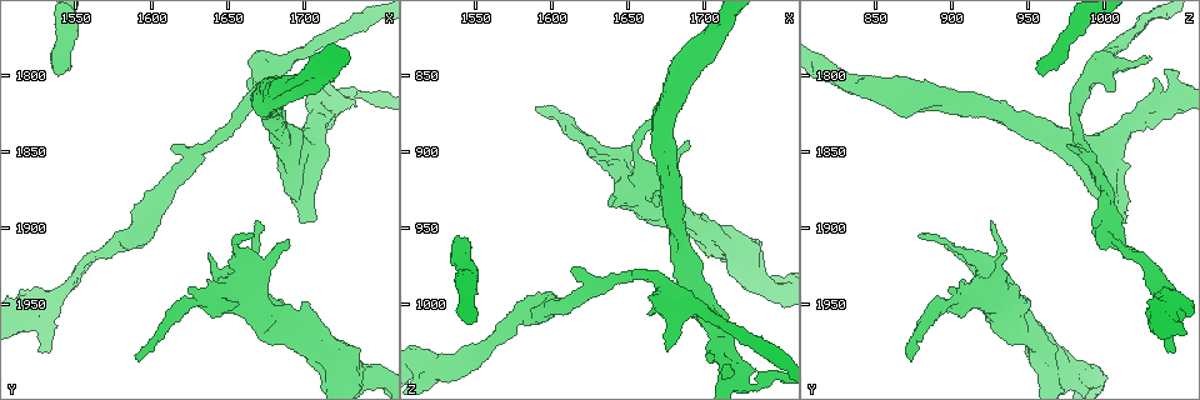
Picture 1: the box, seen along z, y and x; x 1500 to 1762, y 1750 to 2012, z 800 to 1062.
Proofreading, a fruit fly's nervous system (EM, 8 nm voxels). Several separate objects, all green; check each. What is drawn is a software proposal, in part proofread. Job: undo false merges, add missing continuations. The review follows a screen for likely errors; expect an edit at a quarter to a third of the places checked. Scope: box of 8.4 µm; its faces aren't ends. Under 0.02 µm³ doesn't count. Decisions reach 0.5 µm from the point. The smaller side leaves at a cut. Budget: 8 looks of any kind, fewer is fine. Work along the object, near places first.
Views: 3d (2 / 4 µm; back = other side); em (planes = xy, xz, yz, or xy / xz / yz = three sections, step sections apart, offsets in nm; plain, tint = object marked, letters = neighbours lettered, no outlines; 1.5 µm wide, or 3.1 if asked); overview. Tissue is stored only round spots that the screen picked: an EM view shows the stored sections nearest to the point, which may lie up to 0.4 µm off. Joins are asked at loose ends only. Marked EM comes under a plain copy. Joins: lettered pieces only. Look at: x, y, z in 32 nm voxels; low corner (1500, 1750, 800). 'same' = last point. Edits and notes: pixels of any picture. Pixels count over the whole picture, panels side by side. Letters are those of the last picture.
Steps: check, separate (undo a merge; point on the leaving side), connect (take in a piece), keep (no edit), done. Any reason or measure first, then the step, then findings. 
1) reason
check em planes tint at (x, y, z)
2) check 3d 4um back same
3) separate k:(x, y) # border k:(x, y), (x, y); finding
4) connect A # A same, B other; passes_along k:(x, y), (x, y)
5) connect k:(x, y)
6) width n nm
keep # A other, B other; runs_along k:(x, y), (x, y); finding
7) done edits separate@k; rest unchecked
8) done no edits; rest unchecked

an open end
check 3d 2um at (1670, 1894, 924)

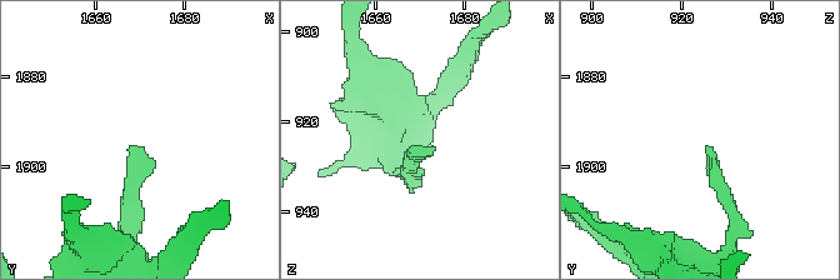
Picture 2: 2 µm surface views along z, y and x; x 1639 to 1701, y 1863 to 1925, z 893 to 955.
now the EM
check em planes letters at (1669, 1895, 926)

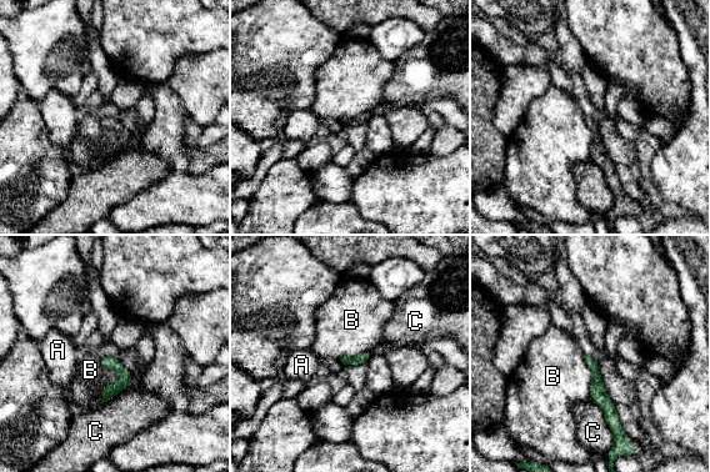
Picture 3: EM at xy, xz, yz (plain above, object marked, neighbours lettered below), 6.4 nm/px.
longest_contact C 300 nm
keep # A other, B other, C other; runs_along 3:(589, 360), (616, 425); no lettered piece goes on from it

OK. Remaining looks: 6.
an open end
check em yz step 8 tint at (1536, 1798, 960)

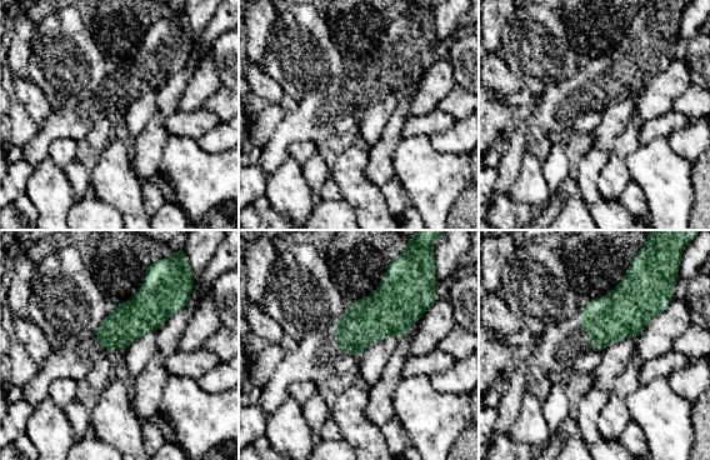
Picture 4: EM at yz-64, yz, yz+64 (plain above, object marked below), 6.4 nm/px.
check em planes tint same

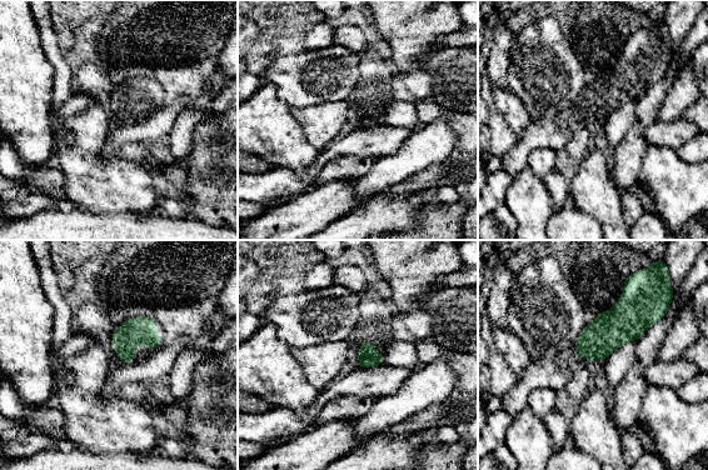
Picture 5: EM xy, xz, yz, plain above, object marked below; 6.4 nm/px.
check em planes letters same

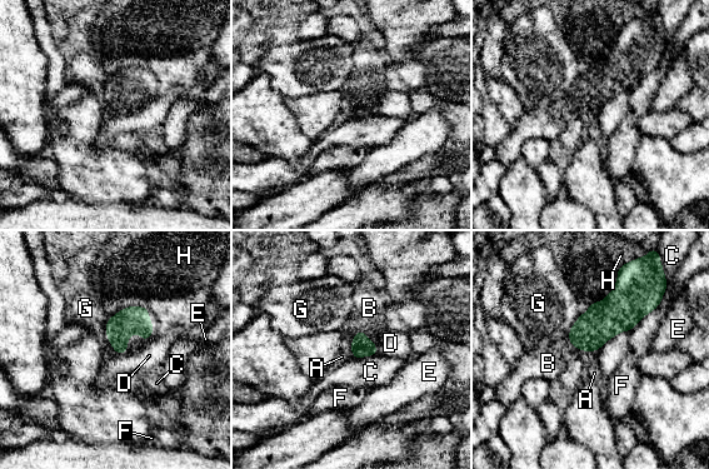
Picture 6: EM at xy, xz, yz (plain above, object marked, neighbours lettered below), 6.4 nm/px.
longest_contact F 300 nm
connect B # A other, B same, C other, D other, E other, F other, G other, H other; passes_along 6:(362, 347), (359, 332), (369, 308); the neuron continues

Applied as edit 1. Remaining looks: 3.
check overview

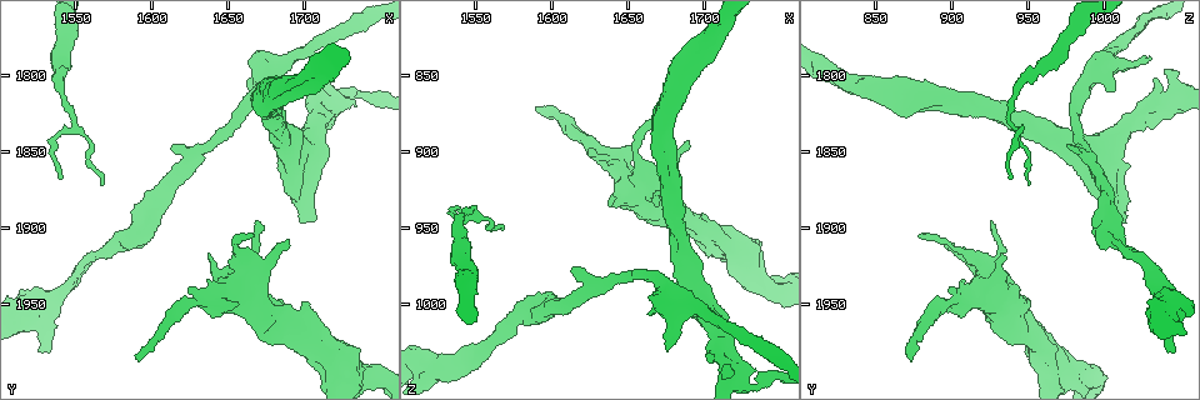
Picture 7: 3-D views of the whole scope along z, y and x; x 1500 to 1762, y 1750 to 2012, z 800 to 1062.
branch stops here
check em xy step 4 letters at (1662, 1806, 1006)

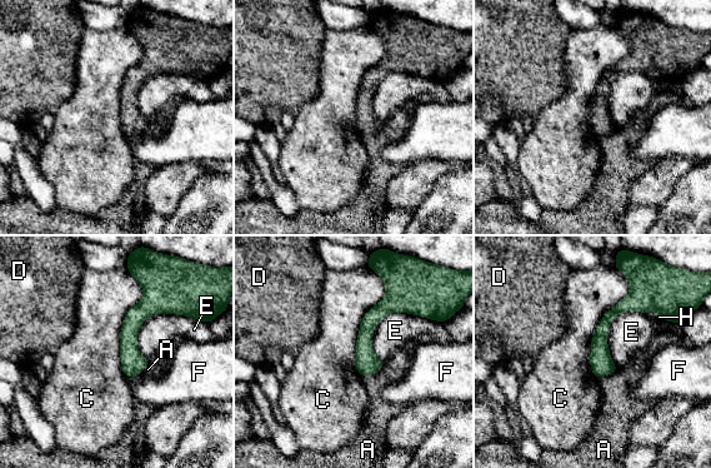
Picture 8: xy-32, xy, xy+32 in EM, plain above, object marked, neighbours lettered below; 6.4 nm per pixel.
keep # A other, C other, D other, E other, F other, H other; runs_along 8:(629, 299), (601, 330), (597, 374); no lettered piece goes on from it

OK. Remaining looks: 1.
done edits connect@6; rest unchecked

